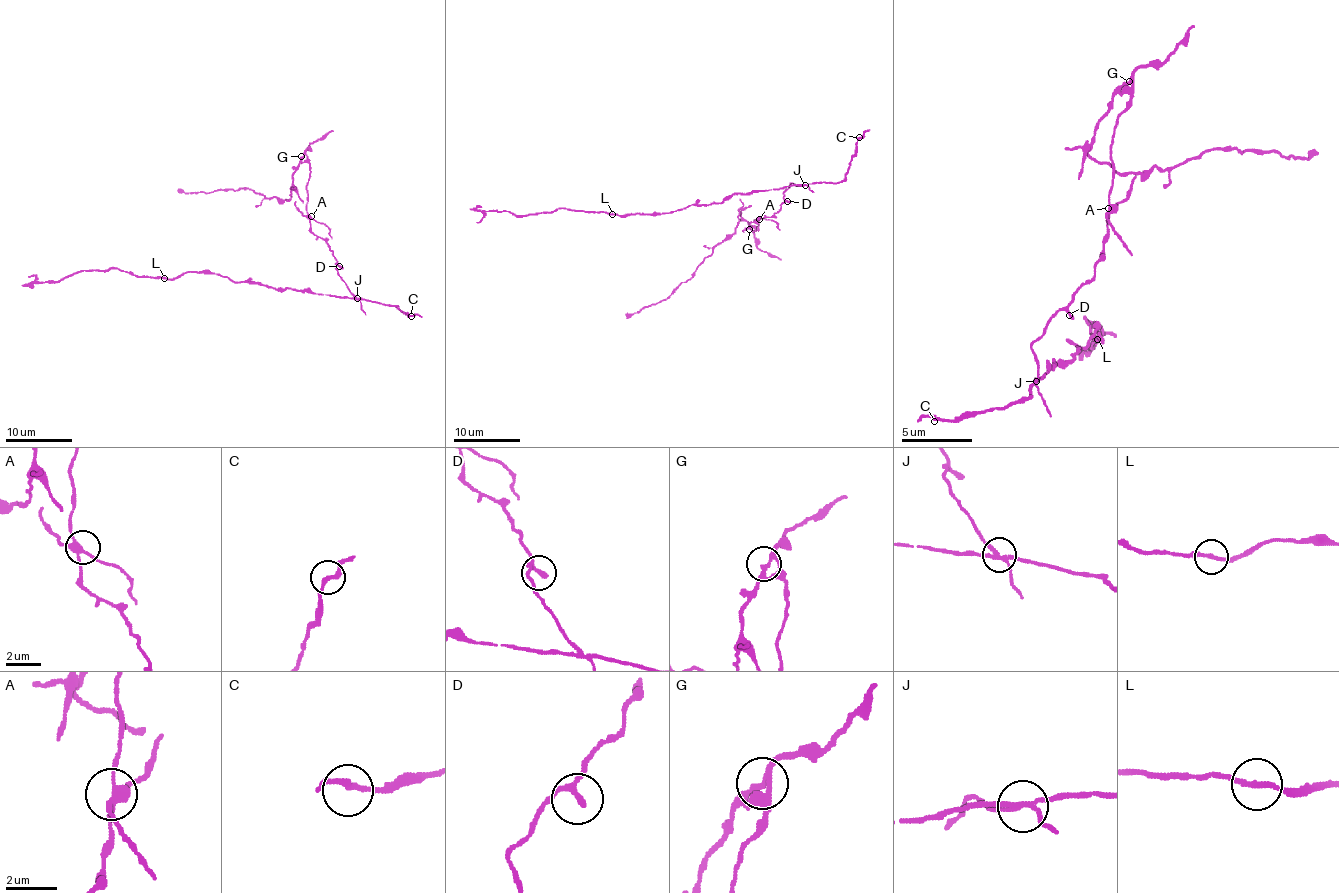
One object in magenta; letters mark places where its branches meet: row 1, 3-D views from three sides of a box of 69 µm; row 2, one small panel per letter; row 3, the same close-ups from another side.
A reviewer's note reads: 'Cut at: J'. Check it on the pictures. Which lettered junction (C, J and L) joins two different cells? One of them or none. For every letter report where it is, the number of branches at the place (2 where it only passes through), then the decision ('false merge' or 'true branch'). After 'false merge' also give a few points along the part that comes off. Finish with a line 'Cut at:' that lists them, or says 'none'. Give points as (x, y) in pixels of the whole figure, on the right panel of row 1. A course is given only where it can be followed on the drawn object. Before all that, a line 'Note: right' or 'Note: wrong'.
Note: right
C: (934, 421) | 2 | true branch
J: (1036, 381) | 4 | false merge | (1037, 382), (1030, 347), (1104, 254), (1129, 99), (1111, 99), (1090, 145), (1118, 173), (1210, 148), (1313, 148)
L: (1097, 339) | 2 | true branch
Cut at: J

